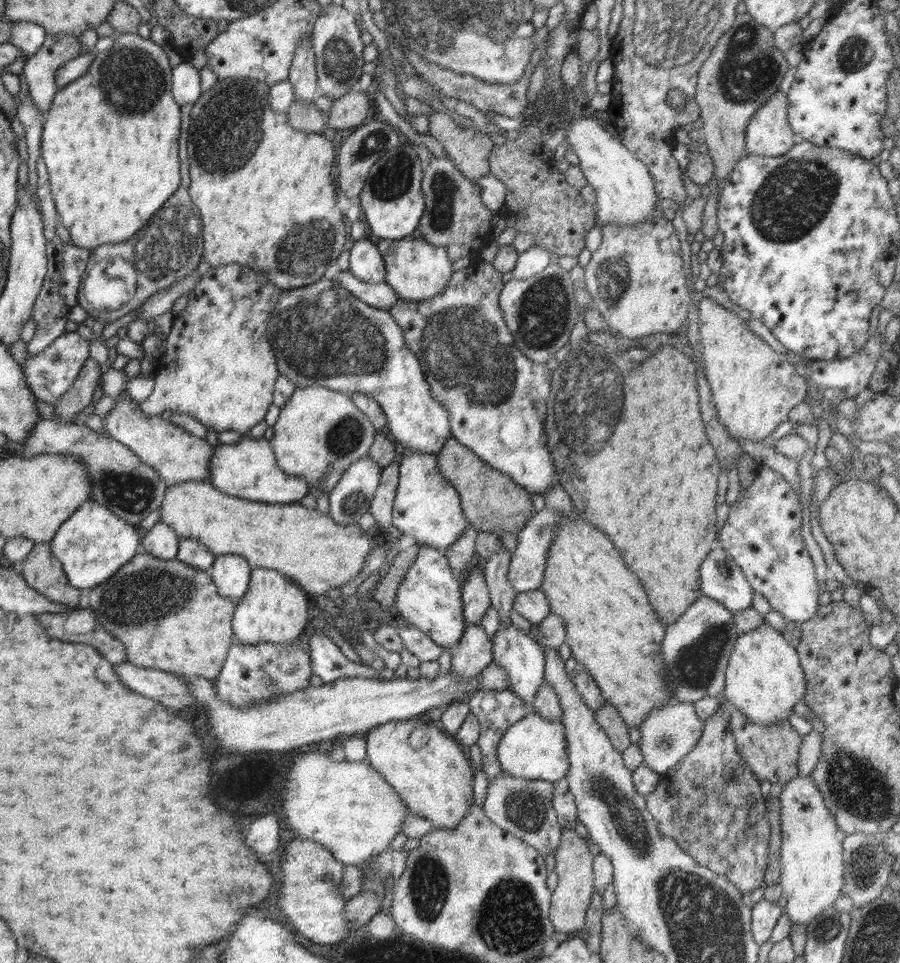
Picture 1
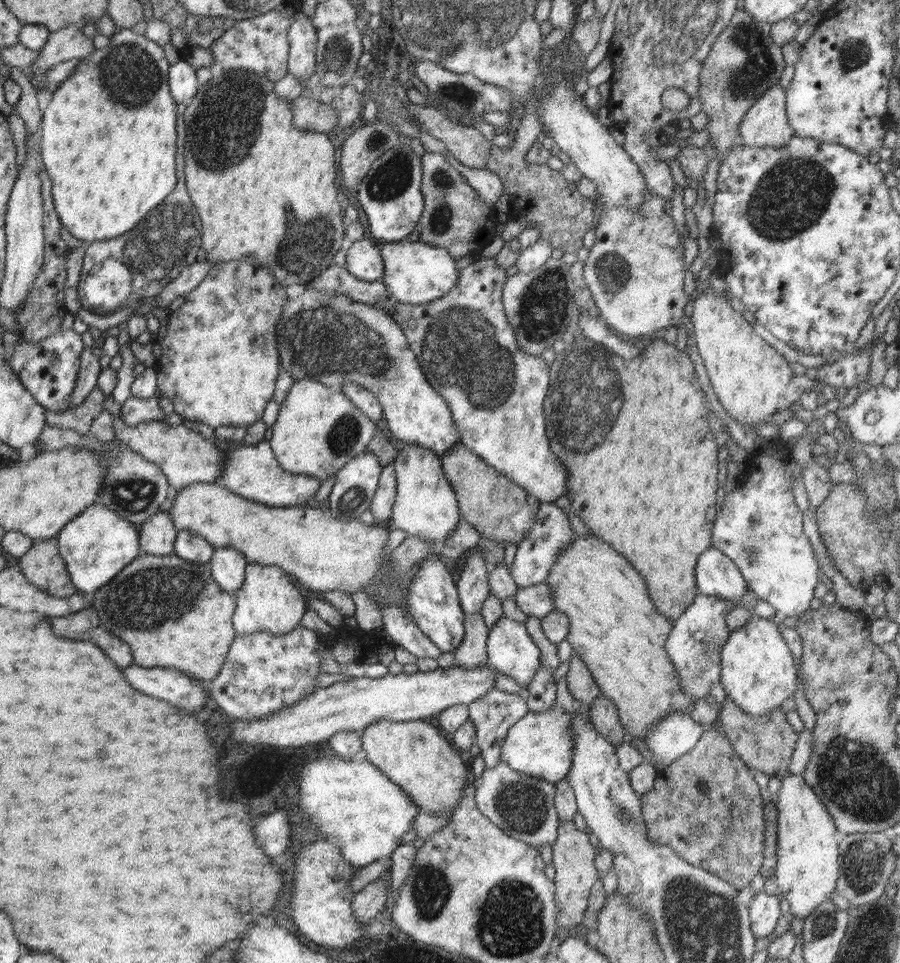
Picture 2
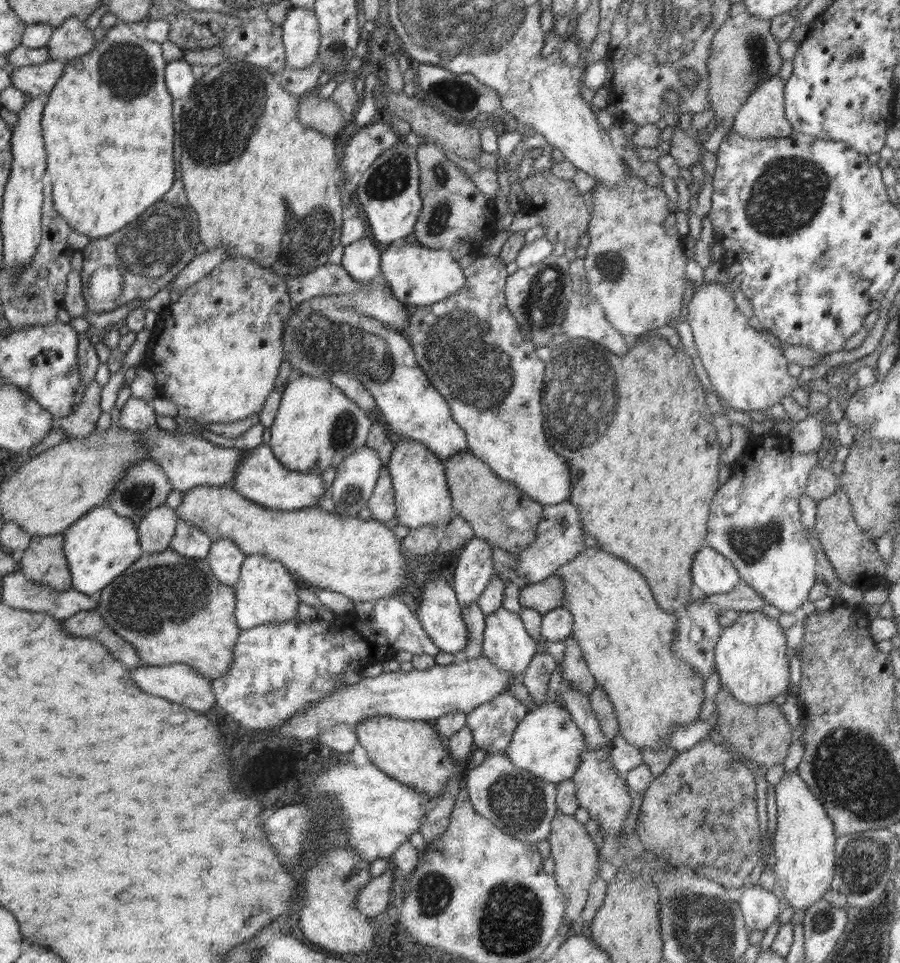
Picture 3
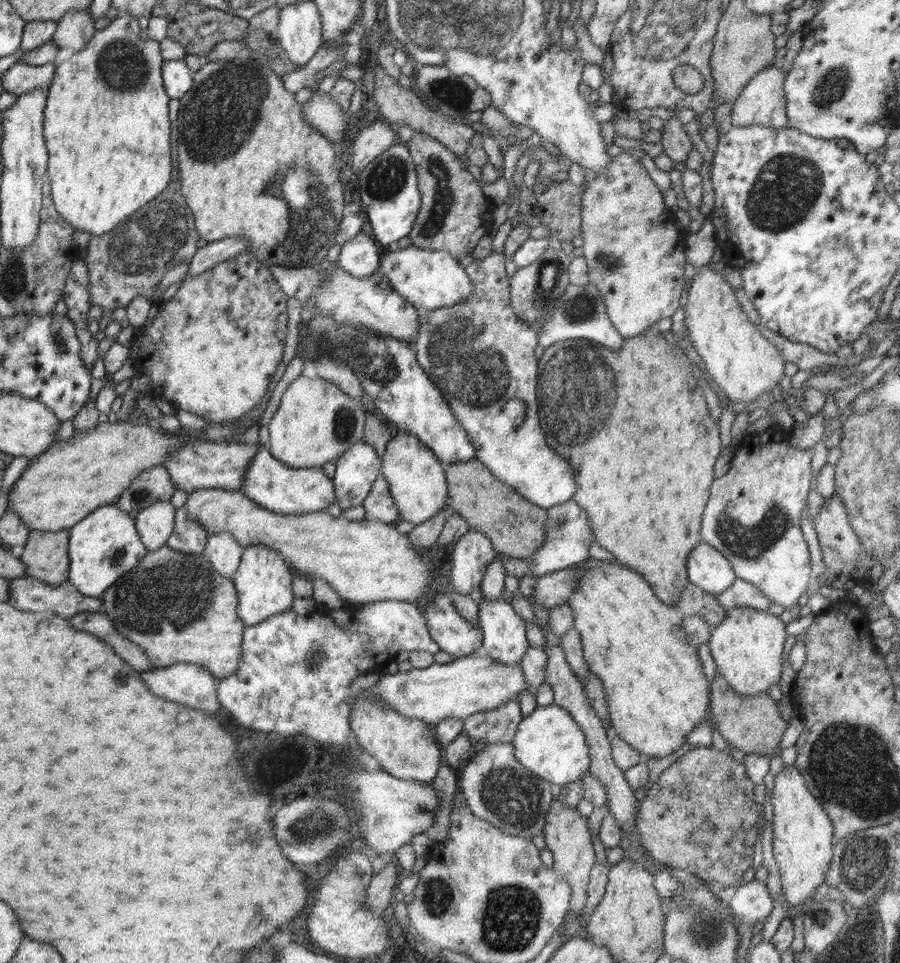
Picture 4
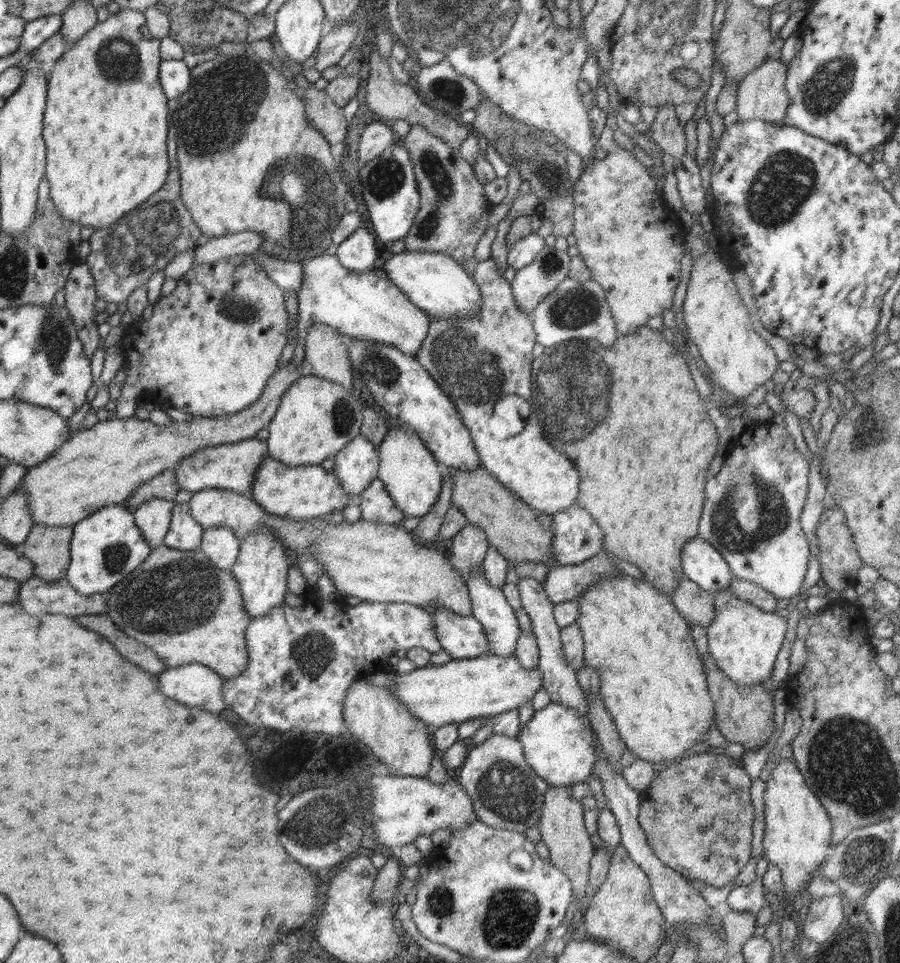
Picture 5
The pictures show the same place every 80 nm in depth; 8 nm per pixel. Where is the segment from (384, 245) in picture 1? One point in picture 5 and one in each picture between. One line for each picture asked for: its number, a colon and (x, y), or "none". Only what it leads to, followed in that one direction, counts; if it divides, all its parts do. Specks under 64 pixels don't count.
2: (415, 273)
3: (419, 276)
4: (429, 279)
5: (437, 284)

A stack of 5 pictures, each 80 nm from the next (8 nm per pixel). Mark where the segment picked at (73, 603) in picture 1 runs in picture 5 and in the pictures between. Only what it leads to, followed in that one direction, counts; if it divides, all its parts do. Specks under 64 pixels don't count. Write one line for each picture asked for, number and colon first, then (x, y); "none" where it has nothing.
2: (42, 565)
3: (44, 561)
4: (46, 555)
5: (48, 547)

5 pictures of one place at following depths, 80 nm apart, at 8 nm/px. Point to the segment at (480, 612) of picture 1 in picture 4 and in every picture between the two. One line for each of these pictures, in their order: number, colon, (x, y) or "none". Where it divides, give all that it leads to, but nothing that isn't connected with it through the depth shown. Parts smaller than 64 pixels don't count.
2: (473, 588)
3: (474, 570)
4: (473, 551)

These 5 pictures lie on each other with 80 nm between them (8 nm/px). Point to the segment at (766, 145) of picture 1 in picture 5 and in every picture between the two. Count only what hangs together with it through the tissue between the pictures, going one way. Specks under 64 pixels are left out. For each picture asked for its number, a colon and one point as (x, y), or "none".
2: (765, 124)
3: (763, 116)
4: (762, 101)
5: (762, 96)

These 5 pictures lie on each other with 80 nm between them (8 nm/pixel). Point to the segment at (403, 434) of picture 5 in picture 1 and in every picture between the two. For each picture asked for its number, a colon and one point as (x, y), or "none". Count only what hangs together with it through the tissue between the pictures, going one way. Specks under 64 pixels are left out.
1: (426, 506)
2: (425, 506)
3: (422, 497)
4: (416, 480)

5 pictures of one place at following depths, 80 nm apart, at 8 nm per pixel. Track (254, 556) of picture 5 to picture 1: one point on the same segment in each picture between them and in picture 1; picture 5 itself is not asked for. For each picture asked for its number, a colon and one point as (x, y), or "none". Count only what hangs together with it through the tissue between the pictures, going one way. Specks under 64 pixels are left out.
1: (275, 609)
2: (268, 600)
3: (266, 593)
4: (263, 581)

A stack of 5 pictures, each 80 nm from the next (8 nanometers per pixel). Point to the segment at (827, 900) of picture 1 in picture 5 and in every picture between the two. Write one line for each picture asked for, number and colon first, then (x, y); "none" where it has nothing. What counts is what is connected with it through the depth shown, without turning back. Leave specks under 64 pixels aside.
2: (807, 870)
3: (804, 844)
4: (803, 840)
5: (798, 830)

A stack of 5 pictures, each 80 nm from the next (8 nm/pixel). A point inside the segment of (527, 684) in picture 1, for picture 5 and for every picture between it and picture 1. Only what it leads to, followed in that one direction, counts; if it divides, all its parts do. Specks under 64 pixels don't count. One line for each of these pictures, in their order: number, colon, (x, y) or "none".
2: (511, 650)
3: (506, 643)
4: (504, 635)
5: (489, 605)

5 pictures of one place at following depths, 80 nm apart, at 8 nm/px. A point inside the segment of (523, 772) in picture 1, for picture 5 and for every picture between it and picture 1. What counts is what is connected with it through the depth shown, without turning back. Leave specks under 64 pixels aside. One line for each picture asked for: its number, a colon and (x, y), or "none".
2: (541, 744)
3: (547, 743)
4: (549, 743)
5: (558, 744)

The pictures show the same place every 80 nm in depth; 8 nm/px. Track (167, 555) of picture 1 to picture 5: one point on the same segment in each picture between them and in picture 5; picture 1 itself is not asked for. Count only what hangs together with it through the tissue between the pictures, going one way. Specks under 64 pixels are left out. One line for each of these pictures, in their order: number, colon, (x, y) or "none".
2: (157, 536)
3: (156, 529)
4: (154, 525)
5: (152, 517)

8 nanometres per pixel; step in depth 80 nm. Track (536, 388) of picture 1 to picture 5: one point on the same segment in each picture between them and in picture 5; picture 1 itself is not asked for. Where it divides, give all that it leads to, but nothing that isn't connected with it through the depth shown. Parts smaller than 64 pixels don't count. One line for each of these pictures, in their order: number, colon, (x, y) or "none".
2: (469, 353)
3: (470, 347)
4: (480, 355)
5: (476, 360)

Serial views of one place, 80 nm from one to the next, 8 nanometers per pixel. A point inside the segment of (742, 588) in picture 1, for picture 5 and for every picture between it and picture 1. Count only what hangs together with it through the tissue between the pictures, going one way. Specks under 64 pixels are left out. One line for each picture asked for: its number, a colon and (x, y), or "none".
2: (716, 575)
3: (712, 573)
4: (707, 568)
5: (702, 564)

